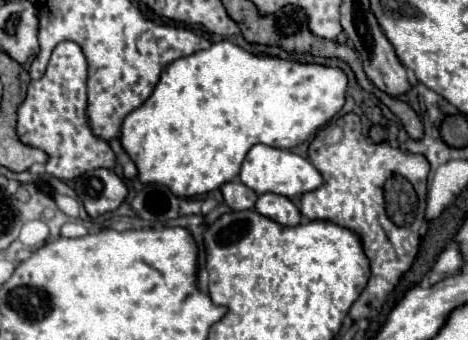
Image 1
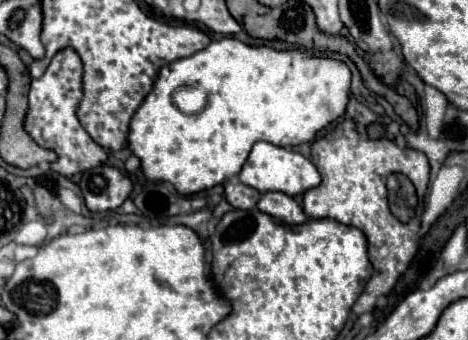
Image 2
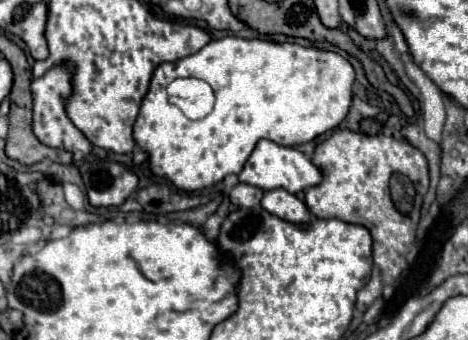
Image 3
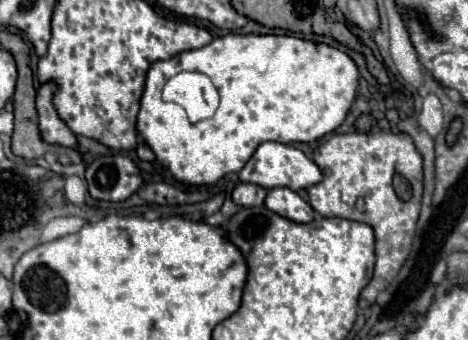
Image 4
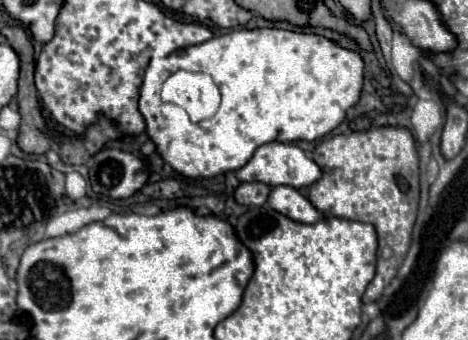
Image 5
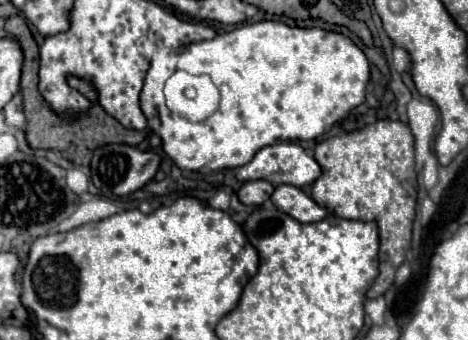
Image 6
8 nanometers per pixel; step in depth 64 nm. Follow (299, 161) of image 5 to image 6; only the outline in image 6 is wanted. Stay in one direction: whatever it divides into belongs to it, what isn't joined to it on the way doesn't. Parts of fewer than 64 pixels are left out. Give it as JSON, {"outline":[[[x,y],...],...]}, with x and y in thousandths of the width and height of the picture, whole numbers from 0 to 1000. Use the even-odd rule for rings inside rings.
{"outline":[[[594,418],[556,435],[543,465],[504,500],[513,535],[568,529],[585,547],[654,547],[684,524],[688,500],[675,471],[628,418]]]}

